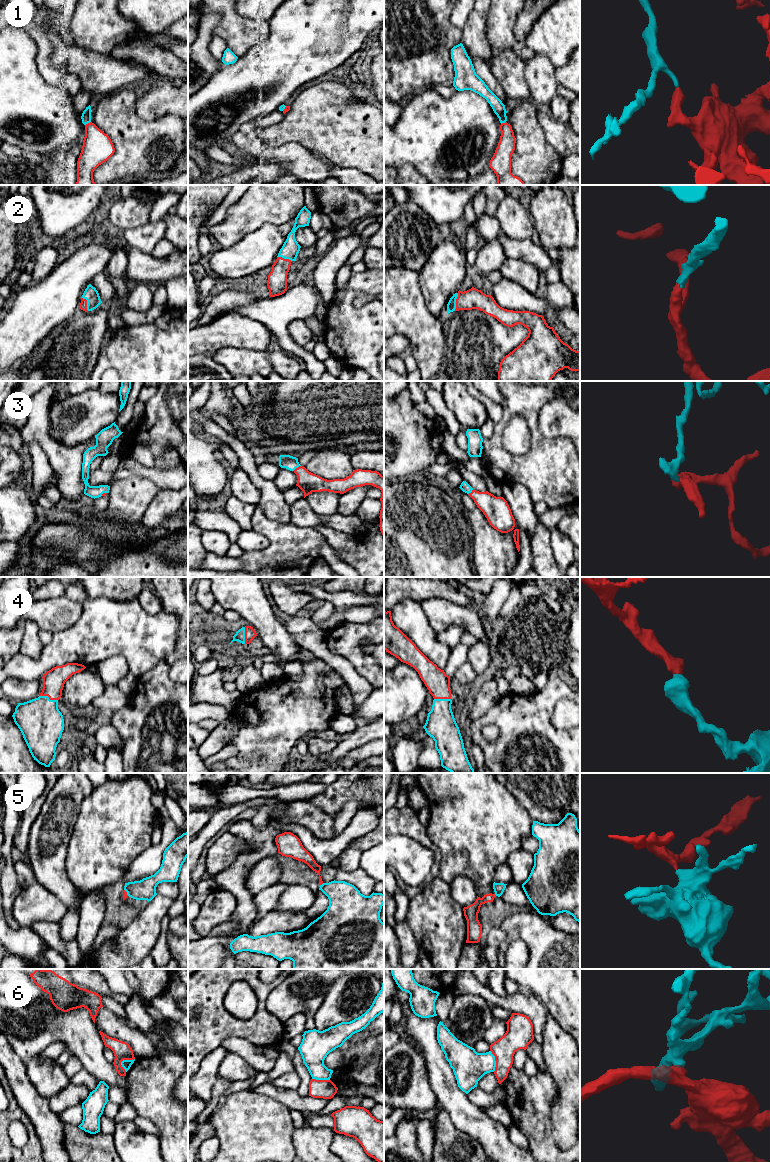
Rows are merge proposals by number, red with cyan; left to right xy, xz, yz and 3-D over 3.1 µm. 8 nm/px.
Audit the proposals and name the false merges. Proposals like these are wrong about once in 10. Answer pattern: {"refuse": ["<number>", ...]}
{"refuse": ["5", "6"]}

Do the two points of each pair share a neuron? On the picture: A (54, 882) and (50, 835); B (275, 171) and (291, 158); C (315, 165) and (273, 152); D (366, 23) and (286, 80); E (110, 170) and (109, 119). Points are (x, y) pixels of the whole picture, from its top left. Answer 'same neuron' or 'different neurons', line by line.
A: same neuron
B: different neurons
C: same neuron
D: same neuron
E: same neuron

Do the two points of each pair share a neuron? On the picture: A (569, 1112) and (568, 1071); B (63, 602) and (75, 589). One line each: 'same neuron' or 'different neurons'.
A: same neuron
B: different neurons

